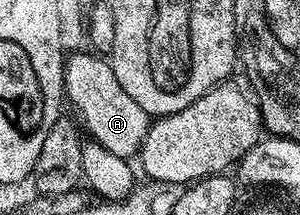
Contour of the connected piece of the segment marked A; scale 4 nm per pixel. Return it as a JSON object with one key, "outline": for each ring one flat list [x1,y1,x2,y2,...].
{"outline":[[95,52,88,54,67,55,64,63,64,94,66,102,76,109,79,125,88,129,87,137,97,142,102,148,124,159,139,155,140,145,150,125,150,116,118,84,114,68,107,57]]}

